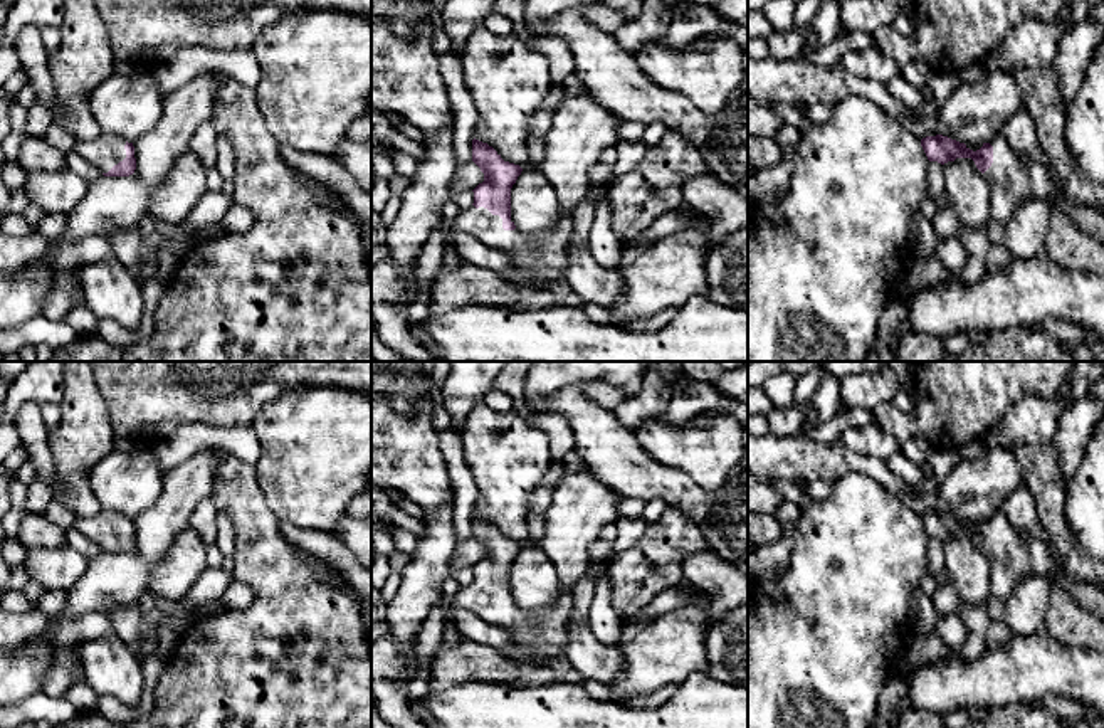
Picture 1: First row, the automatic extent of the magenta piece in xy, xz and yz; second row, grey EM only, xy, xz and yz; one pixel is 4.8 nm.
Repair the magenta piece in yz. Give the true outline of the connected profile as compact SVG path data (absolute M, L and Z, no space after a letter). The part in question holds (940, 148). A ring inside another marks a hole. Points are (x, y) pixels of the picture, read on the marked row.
M1001 133L976 151L943 135L923 138L921 146L929 161L941 165L971 158L990 185L990 219L1001 224L1028 200L1054 205L1060 198L1060 188L1044 160L1022 156Z

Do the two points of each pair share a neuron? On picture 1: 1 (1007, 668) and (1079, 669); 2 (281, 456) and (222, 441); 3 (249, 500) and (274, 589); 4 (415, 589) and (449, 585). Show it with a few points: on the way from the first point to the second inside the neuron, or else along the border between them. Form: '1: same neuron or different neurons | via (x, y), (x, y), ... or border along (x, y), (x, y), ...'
1: same neuron | via (1025, 668), (1061, 669)
2: different neurons | border along (249, 426), (261, 446), (261, 458), (256, 464)
3: same neuron | via (254, 522), (266, 537), (266, 560), (271, 567)
4: different neurons | border along (449, 574), (439, 594)

